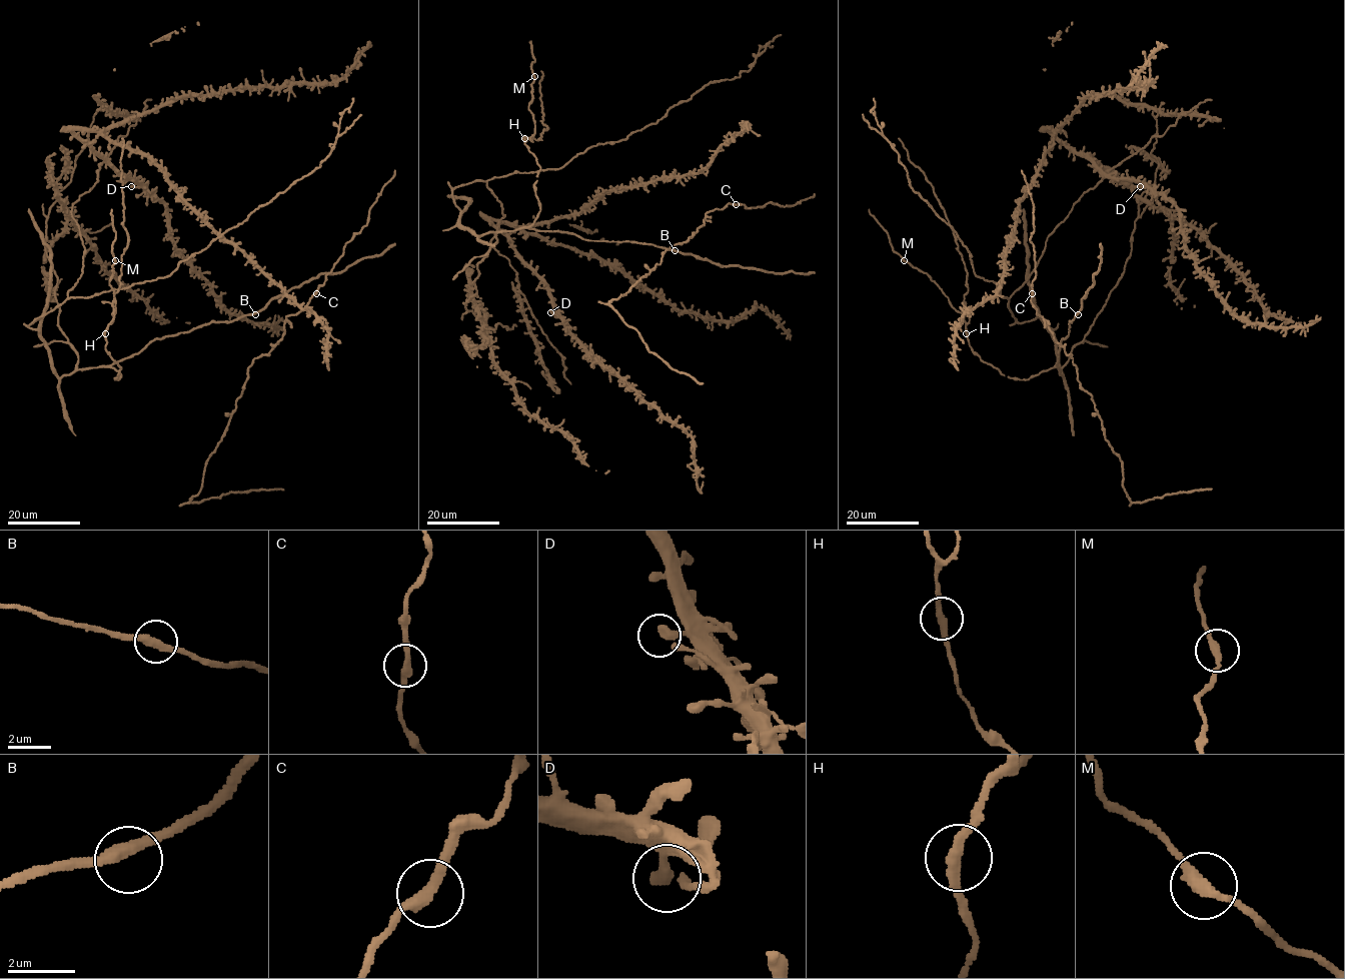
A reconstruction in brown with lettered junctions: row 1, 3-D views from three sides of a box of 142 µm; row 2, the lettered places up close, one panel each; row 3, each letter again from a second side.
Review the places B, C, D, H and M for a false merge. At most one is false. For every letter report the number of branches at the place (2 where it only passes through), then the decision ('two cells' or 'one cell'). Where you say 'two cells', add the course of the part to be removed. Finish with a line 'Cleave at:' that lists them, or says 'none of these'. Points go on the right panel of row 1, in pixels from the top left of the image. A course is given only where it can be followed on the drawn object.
B: 2 | one cell
C: 2 | one cell
D: 2 | one cell
H: 2 | one cell
M: 2 | one cell
Cleave at: none of these

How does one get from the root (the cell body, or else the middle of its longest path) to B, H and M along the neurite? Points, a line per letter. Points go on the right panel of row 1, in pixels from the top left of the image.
B: (1014, 316), (1020, 323), (1040, 318), (1056, 343), (1058, 370), (1064, 377), (1056, 366), (1059, 345), (1078, 314)
H: (1014, 316), (1020, 323), (1040, 318), (1064, 377), (1058, 367), (1028, 378), (1004, 375), (973, 350), (966, 333)
M: (1014, 316), (1040, 318), (1064, 377), (1053, 367), (1014, 378), (985, 362), (963, 315), (904, 260)

